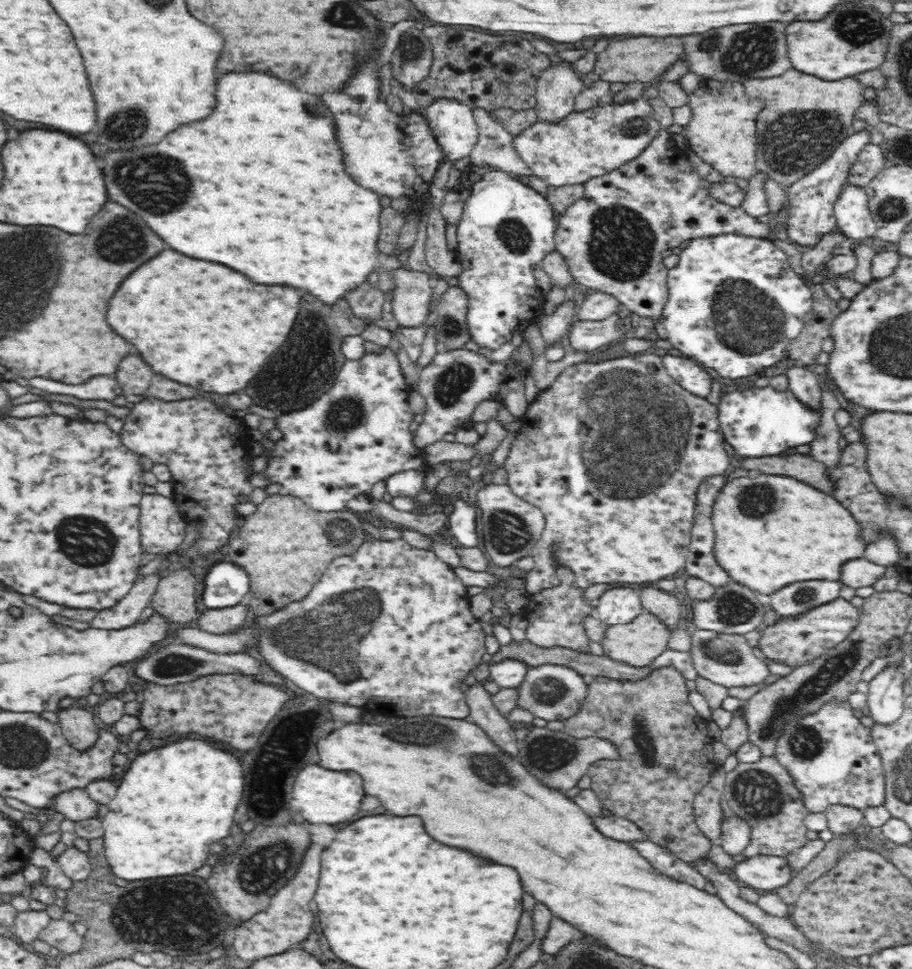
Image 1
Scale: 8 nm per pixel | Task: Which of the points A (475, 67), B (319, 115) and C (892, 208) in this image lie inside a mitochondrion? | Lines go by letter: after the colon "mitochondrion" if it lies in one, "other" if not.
A: other
B: mitochondrion
C: mitochondrion

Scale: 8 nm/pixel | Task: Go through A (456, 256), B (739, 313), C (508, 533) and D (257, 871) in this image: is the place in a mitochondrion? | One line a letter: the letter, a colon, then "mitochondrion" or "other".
A: other
B: mitochondrion
C: mitochondrion
D: mitochondrion

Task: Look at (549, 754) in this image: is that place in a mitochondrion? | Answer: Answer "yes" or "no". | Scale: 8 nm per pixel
yes

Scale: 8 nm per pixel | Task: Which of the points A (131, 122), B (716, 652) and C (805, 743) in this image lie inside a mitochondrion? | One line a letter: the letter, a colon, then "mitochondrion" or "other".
A: mitochondrion
B: mitochondrion
C: mitochondrion

